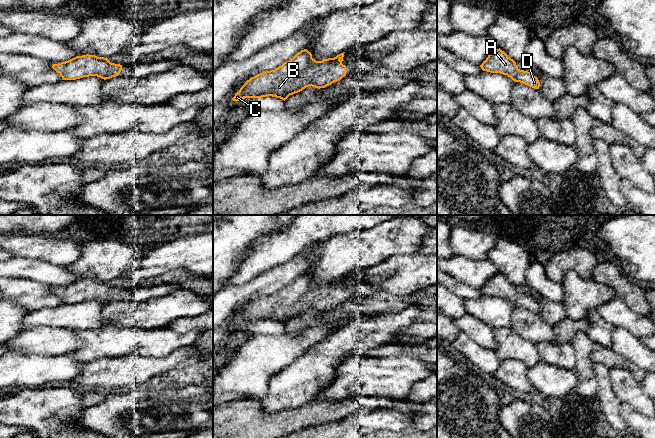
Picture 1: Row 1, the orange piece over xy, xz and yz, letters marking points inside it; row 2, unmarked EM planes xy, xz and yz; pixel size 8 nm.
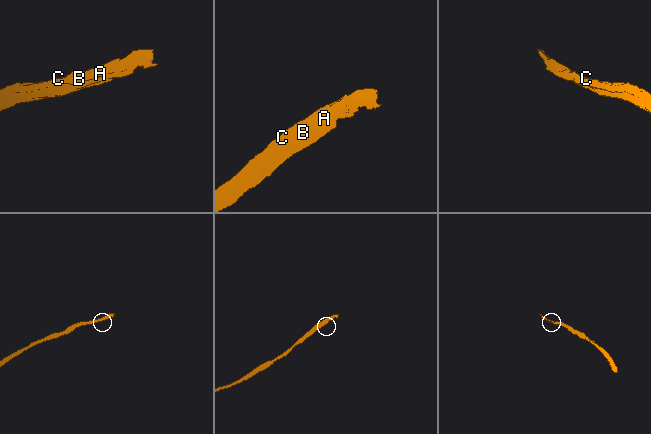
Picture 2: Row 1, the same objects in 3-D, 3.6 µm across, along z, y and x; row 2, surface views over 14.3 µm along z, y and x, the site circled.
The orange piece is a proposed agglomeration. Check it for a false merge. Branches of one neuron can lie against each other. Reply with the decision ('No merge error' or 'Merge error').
No merge error

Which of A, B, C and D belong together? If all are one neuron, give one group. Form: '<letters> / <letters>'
A B C D

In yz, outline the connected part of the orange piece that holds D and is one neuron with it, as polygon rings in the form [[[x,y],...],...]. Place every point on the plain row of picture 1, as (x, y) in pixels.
[[[500,272],[489,278],[480,289],[483,295],[507,299],[515,306],[539,313],[540,306],[531,296],[520,294],[516,286]]]

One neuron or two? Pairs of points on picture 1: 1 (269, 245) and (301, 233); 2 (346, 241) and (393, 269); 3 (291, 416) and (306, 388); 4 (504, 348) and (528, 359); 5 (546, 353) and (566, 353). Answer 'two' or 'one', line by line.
1: one
2: two
3: two
4: one
5: one

